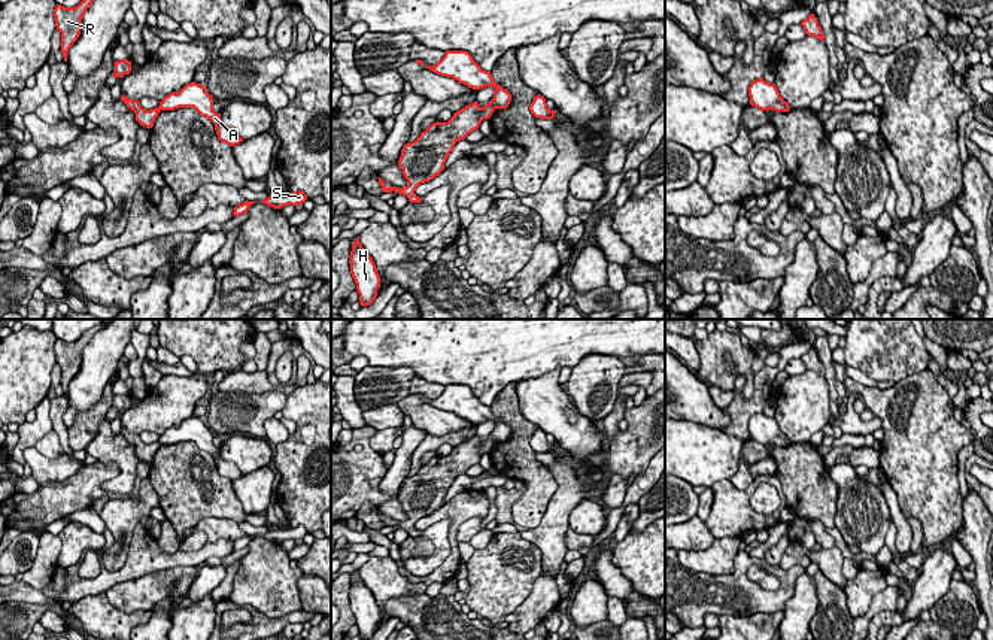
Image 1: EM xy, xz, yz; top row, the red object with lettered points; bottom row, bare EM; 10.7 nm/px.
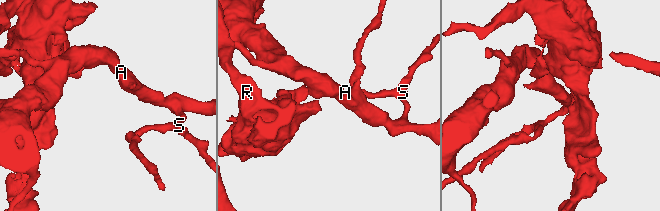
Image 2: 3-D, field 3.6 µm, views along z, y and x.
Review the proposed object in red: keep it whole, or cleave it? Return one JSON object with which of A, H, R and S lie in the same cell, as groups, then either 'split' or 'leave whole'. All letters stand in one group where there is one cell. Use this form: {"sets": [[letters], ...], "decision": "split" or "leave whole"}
{"sets": [["A", "H", "S"], ["R"]], "decision": "split"}

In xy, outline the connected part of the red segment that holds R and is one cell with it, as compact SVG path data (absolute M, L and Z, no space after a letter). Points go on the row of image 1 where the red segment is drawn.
M82 0L75 7L57 4L54 9L55 27L61 33L61 52L67 61L67 52L78 40L82 30L82 16L94 0Z

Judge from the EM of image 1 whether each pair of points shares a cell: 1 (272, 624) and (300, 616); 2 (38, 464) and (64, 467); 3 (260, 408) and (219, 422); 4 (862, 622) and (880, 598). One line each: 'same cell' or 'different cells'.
1: same cell
2: same cell
3: same cell
4: same cell

